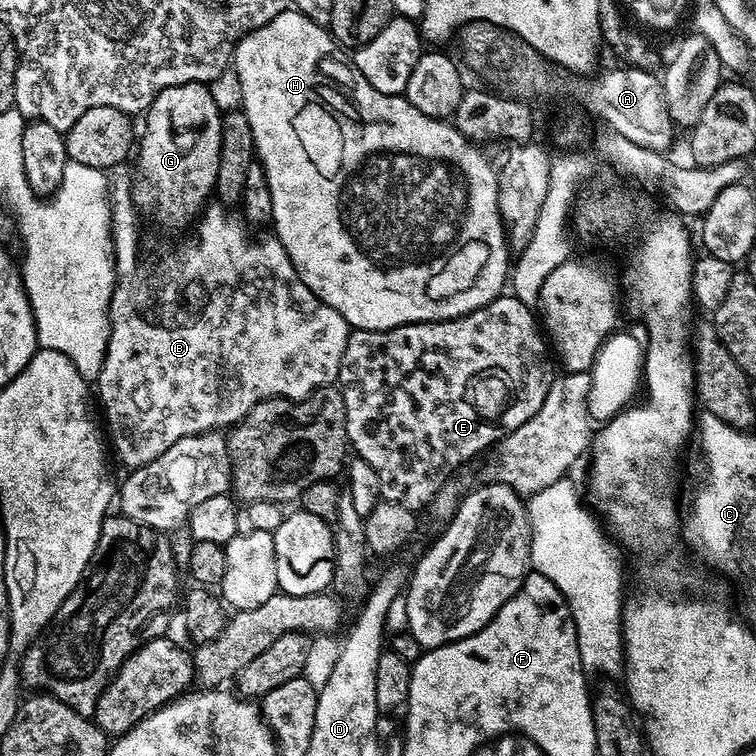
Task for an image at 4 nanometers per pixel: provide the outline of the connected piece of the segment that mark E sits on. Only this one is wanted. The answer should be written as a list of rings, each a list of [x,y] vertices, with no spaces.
[[[501,294],[497,296],[496,299],[491,300],[486,306],[482,306],[472,313],[467,313],[465,316],[454,317],[453,320],[422,321],[420,324],[403,324],[397,328],[382,330],[381,332],[371,332],[370,330],[349,331],[348,341],[346,342],[346,354],[342,358],[342,366],[340,367],[340,374],[338,377],[338,387],[346,402],[346,434],[348,435],[351,451],[355,453],[359,459],[370,462],[370,466],[374,466],[374,474],[378,474],[378,478],[380,479],[380,494],[385,501],[390,503],[400,503],[402,506],[413,510],[427,509],[428,505],[431,504],[432,500],[438,494],[438,490],[451,478],[451,476],[455,476],[457,472],[465,467],[464,463],[466,463],[467,460],[474,459],[479,452],[486,451],[488,447],[491,449],[493,445],[501,441],[505,436],[511,434],[512,431],[518,429],[524,422],[537,414],[539,407],[542,406],[546,399],[547,391],[550,390],[550,386],[554,379],[554,371],[552,372],[552,364],[548,361],[548,356],[550,357],[550,348],[546,343],[545,333],[538,323],[537,313],[533,311],[533,309],[525,306],[518,297],[511,294]]]

